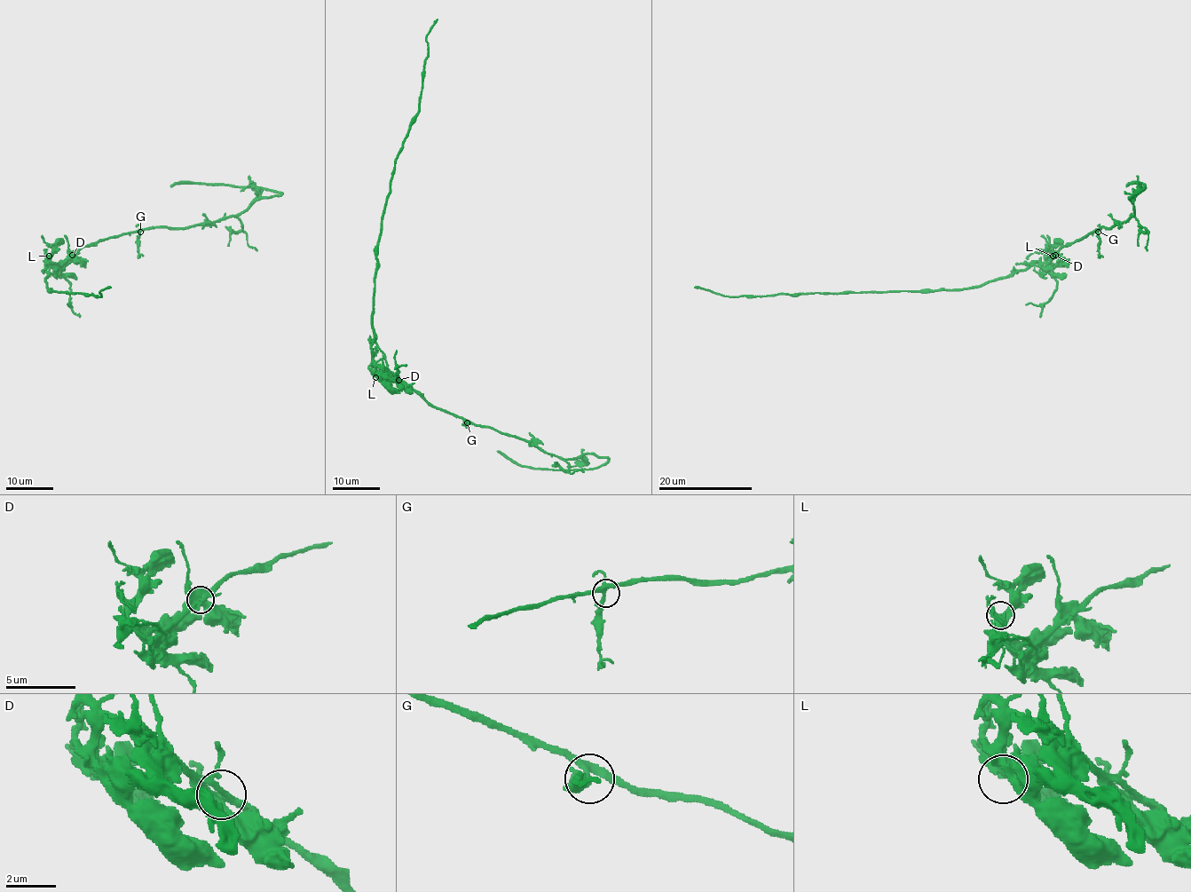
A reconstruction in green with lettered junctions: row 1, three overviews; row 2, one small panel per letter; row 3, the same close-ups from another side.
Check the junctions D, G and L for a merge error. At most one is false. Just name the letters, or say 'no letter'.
no letter

